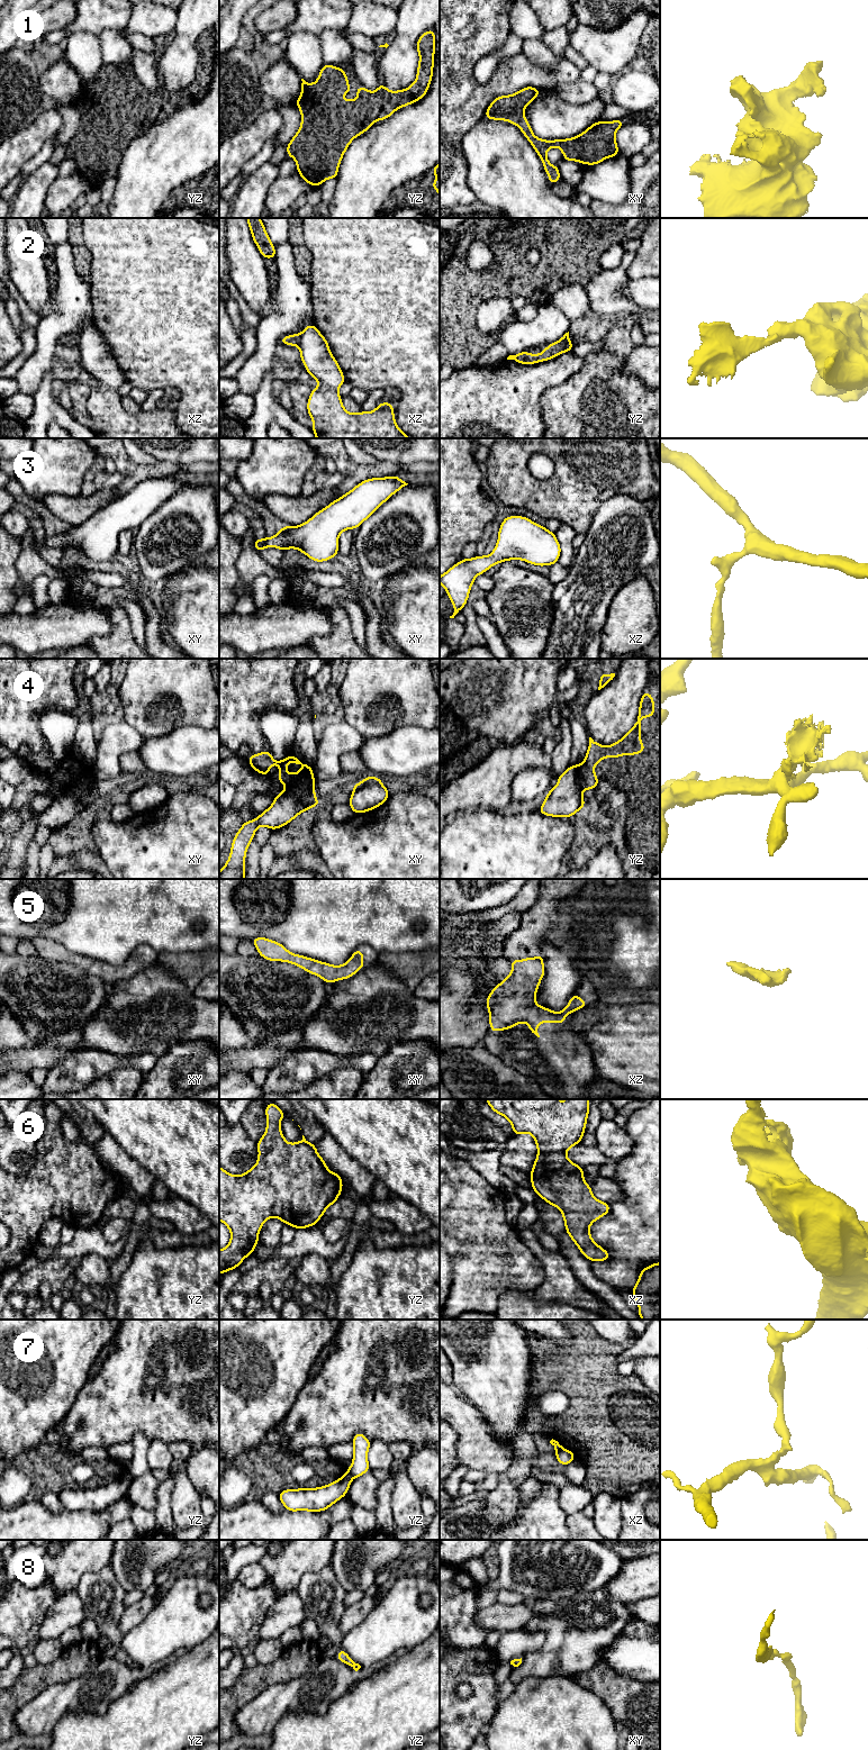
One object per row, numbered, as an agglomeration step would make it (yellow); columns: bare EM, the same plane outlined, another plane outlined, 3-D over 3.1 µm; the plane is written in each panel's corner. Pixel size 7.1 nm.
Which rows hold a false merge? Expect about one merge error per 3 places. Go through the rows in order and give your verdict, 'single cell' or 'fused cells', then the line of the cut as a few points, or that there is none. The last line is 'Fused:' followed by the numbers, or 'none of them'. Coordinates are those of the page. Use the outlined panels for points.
1: single cell | no cut
2: fused cells | xz (303, 332), (298, 345)
3: single cell | no cut
4: fused cells | xy (314, 778), (305, 785), (287, 788)
5: single cell | no cut
6: single cell | no cut
7: fused cells | yz (347, 1470), (352, 1478)
8: single cell | no cut
Fused: 2, 4, 7

